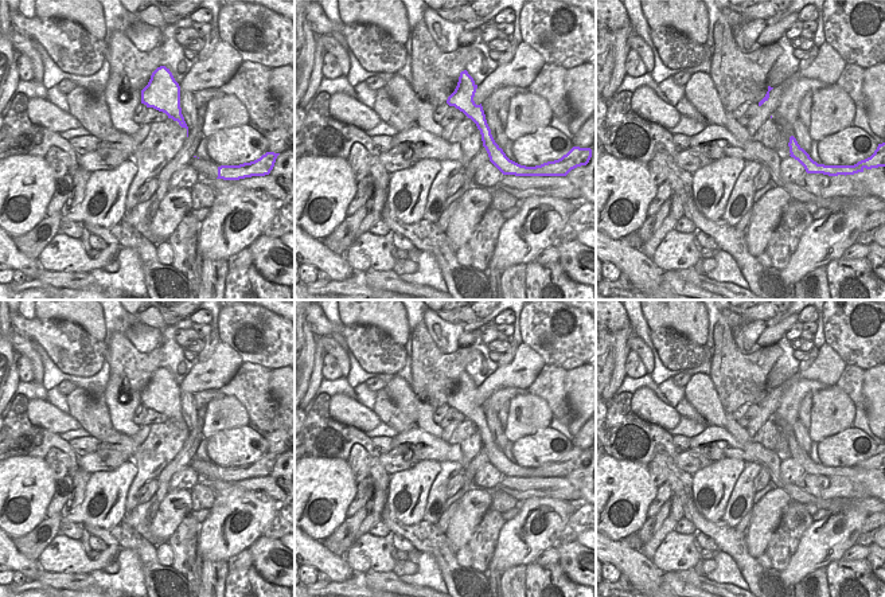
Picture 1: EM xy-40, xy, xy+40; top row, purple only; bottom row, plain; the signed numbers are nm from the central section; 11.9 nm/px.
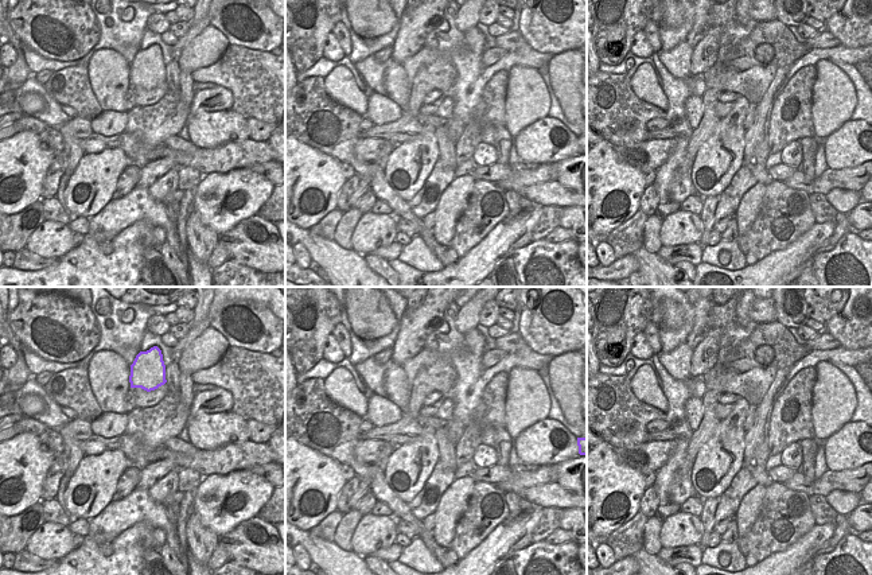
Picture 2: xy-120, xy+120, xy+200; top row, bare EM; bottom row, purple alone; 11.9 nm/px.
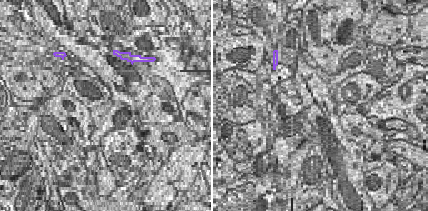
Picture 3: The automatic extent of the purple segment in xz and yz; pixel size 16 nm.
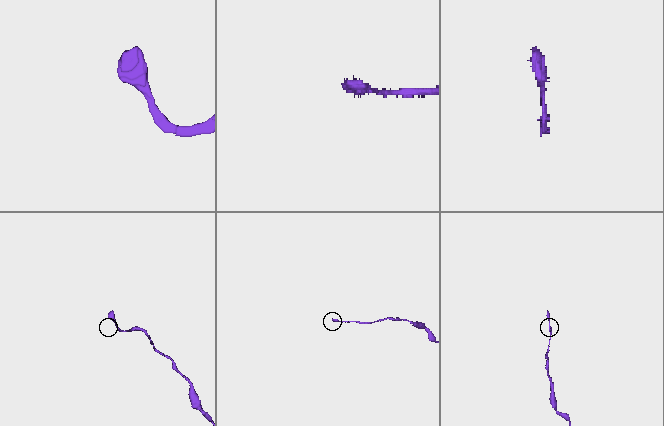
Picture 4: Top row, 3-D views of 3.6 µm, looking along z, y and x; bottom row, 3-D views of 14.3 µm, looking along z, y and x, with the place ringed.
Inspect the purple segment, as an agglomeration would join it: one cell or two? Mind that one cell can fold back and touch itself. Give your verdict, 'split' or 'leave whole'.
split

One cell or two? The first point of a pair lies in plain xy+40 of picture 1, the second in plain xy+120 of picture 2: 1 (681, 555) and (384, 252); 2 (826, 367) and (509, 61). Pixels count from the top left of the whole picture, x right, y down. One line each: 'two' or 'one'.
1: two
2: two

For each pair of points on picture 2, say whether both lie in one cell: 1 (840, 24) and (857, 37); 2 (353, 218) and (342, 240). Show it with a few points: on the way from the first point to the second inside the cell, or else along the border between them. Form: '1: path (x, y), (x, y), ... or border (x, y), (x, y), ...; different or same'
1: path (844, 24), (853, 32); same
2: path (347, 224), (342, 234); same

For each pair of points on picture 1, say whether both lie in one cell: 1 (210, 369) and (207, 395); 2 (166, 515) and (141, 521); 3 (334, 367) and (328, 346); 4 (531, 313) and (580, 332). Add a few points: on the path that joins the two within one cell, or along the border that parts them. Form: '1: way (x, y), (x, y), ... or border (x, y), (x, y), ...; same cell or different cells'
1: border (217, 387), (198, 390), (194, 394); different cells
2: border (149, 522), (149, 530), (158, 538), (167, 542); different cells
3: border (327, 352), (335, 358), (342, 375); different cells
4: way (535, 332), (542, 350), (561, 342); same cell

